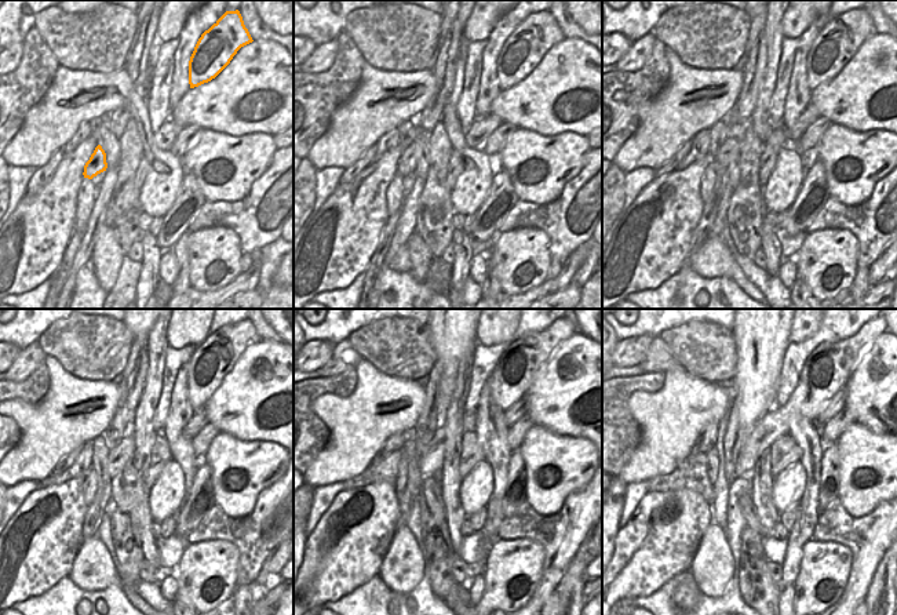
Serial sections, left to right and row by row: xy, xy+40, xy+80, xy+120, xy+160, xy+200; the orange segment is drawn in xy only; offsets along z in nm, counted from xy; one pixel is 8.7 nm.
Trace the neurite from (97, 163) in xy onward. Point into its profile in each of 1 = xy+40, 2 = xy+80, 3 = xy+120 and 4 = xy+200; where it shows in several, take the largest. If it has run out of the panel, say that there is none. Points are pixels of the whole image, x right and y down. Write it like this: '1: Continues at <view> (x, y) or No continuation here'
1: Continues at xy+40 (407, 163)
2: Continues at xy+80 (729, 150)
3: Continues at xy+120 (123, 452)
4: Continues at xy+200 (827, 370)

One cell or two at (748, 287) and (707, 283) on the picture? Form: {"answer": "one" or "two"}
{"answer": "two"}

